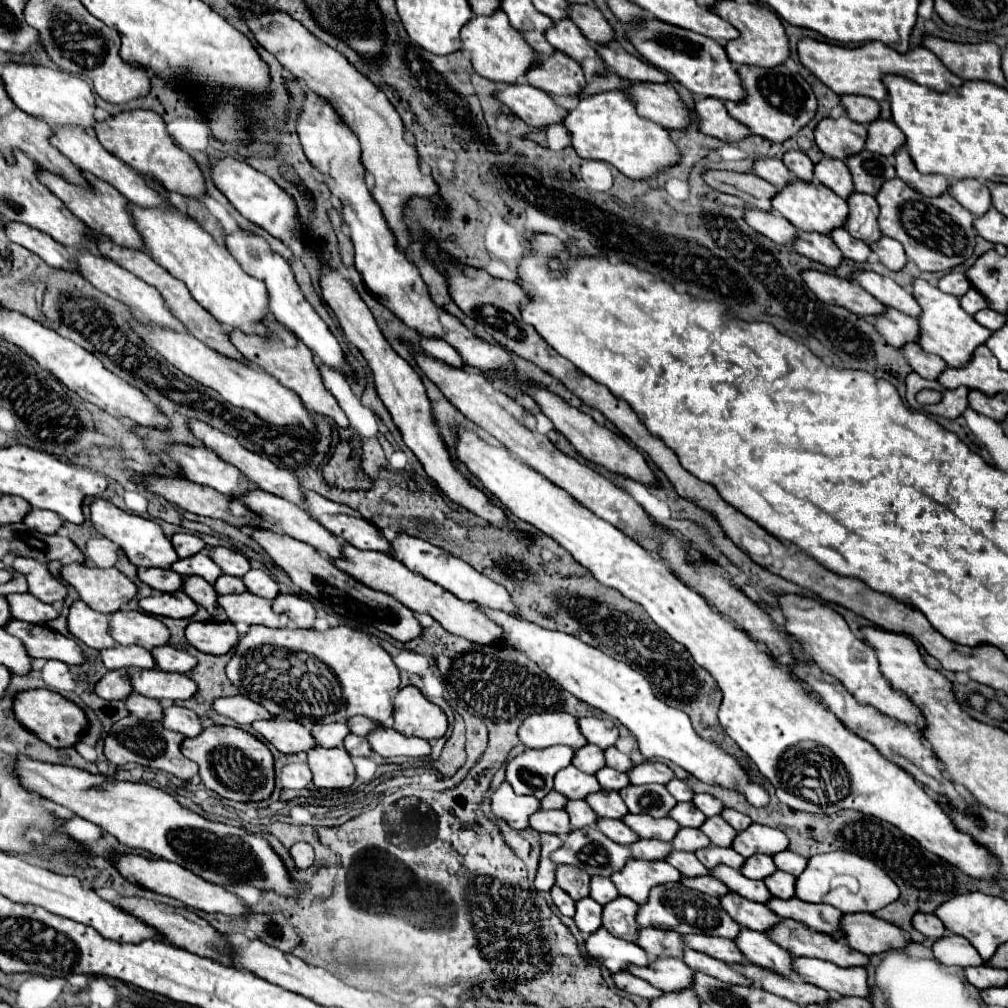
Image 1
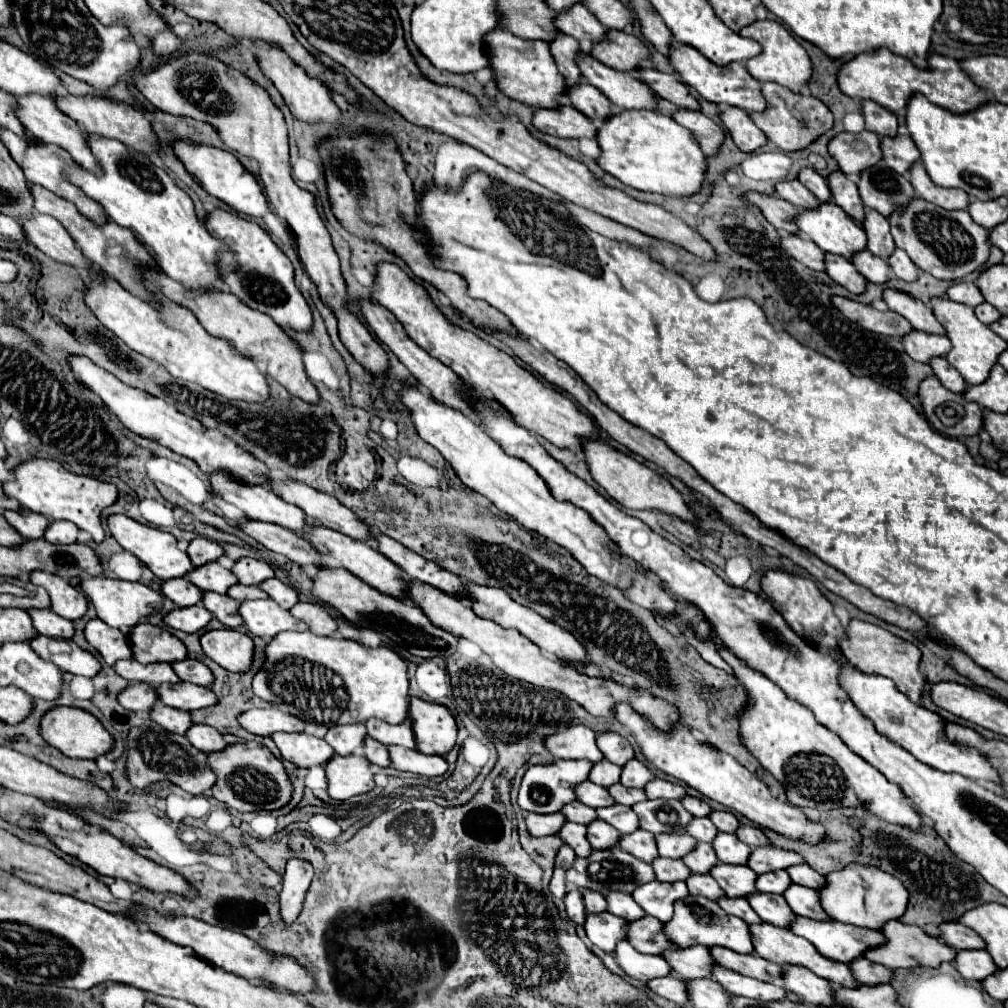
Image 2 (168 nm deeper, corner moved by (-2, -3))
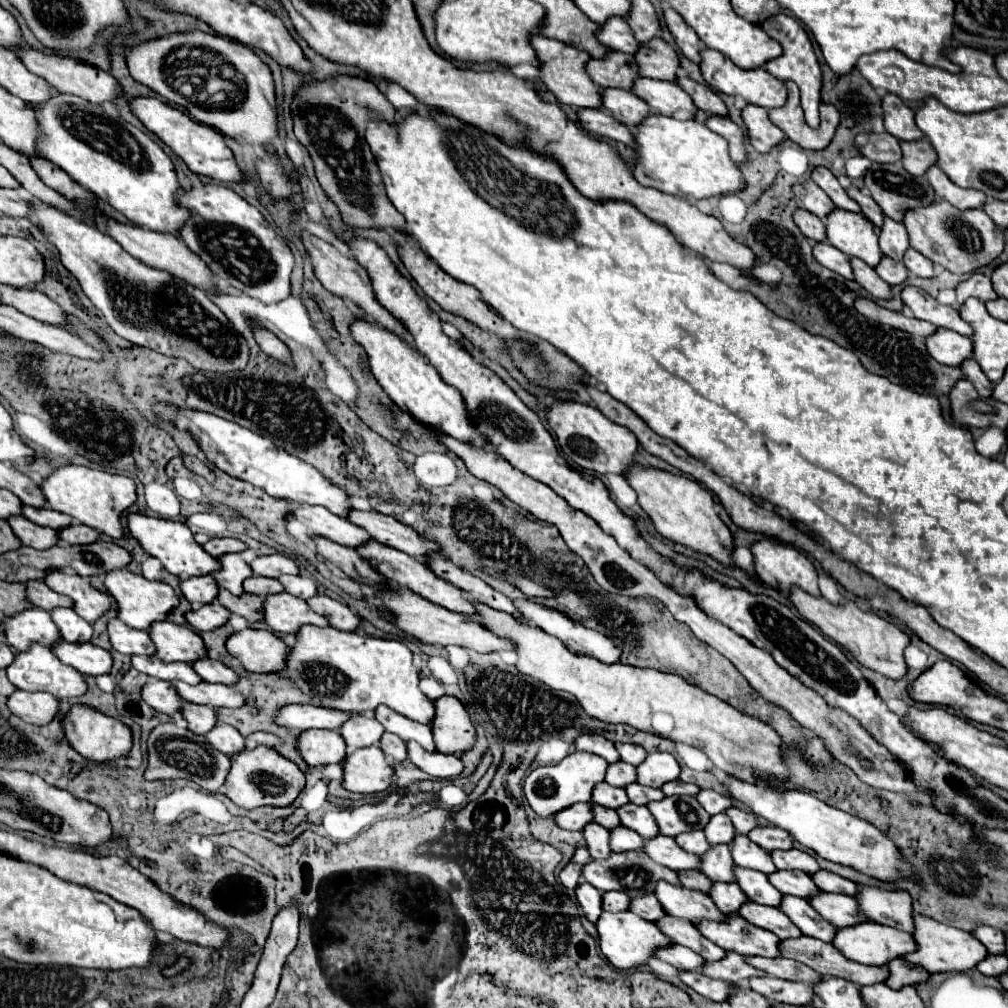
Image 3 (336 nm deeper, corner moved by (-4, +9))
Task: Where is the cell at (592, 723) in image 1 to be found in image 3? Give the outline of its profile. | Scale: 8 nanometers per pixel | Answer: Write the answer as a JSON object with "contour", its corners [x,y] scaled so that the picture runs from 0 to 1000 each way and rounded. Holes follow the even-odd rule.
{"contour":[[[610,738],[610,740],[616,748],[616,754],[622,758],[634,760],[634,756],[638,756],[638,752],[642,752],[640,742],[636,742],[636,740],[630,740],[630,738]]]}

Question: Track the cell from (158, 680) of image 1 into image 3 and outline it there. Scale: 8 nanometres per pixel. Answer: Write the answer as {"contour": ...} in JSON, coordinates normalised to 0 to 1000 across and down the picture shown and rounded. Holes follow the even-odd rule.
{"contour":[[[172,677],[172,679],[184,696],[203,698],[203,700],[211,700],[211,702],[237,702],[237,700],[241,700],[241,688],[237,688],[229,681],[207,679],[207,677],[199,677],[195,681],[186,681],[184,677]]]}

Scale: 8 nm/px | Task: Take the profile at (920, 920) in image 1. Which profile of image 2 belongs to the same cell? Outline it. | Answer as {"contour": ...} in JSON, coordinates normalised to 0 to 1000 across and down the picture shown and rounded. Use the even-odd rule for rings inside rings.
{"contour":[[[936,915],[932,921],[932,931],[945,938],[947,942],[967,942],[967,940],[977,940],[977,935],[959,919],[953,919],[949,915]]]}

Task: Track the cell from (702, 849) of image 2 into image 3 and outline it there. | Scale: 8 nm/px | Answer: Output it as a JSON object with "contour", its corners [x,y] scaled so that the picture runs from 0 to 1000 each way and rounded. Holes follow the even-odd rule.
{"contour":[[[705,839],[697,849],[697,867],[707,875],[731,875],[729,873],[729,855],[725,851],[723,839]]]}

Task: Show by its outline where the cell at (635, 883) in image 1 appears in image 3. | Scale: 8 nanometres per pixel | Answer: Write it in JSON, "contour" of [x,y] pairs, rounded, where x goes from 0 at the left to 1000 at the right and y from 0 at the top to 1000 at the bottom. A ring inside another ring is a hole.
{"contour":[[[654,875],[650,889],[654,891],[660,905],[670,911],[678,911],[684,915],[695,915],[695,913],[719,915],[721,913],[721,907],[717,907],[709,899],[709,895],[705,895],[703,889],[691,883],[684,883],[680,879],[666,879],[664,875]]]}

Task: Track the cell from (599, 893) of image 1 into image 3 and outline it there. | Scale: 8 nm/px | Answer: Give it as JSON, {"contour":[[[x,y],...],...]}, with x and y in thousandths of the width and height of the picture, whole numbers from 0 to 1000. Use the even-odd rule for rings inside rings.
{"contour":[[[642,887],[638,891],[628,891],[626,905],[640,913],[646,913],[646,915],[652,915],[654,911],[660,909],[660,903],[658,903],[658,899],[654,899],[654,893],[650,891],[650,887]]]}

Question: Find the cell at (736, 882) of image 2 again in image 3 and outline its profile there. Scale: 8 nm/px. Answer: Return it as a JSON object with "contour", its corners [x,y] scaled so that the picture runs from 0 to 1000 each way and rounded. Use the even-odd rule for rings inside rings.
{"contour":[[[729,859],[729,869],[731,869],[731,877],[735,879],[735,883],[747,895],[773,901],[773,895],[777,893],[777,887],[773,887],[773,883],[769,883],[769,879],[765,879],[765,875],[759,867],[753,867],[751,863]]]}

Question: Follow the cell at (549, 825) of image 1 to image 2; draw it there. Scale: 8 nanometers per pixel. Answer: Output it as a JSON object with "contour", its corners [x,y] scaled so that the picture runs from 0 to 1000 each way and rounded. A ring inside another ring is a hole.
{"contour":[[[561,815],[561,819],[557,819],[557,823],[555,823],[555,831],[561,837],[564,837],[572,849],[584,849],[588,843],[580,831],[580,819],[576,819],[576,817]]]}

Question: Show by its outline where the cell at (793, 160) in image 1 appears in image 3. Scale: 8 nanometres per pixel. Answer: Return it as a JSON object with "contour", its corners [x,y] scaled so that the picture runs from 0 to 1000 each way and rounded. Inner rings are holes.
{"contour":[[[809,167],[807,169],[807,181],[828,200],[830,206],[836,206],[836,208],[842,208],[842,210],[850,210],[850,212],[854,210],[852,202],[842,196],[842,192],[832,185],[830,177],[820,167]]]}

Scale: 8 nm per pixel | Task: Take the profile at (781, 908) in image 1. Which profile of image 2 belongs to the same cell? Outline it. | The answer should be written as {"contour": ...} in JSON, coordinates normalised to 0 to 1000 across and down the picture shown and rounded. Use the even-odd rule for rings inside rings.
{"contour":[[[787,909],[785,923],[791,929],[801,931],[807,938],[811,938],[811,942],[816,948],[838,954],[838,956],[856,948],[860,940],[876,935],[874,925],[858,923],[852,919],[842,919],[842,917],[830,915],[828,911],[807,913],[807,911]]]}

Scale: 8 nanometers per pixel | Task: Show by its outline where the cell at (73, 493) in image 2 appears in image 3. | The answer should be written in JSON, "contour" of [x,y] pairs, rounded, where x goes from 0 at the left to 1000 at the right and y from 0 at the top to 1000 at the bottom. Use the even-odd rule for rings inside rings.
{"contour":[[[66,460],[66,462],[57,464],[41,480],[41,486],[45,488],[49,504],[63,508],[63,510],[68,510],[78,520],[90,522],[112,536],[120,536],[124,532],[124,524],[120,522],[120,510],[128,502],[132,502],[136,496],[134,478],[128,472],[106,470],[106,468],[98,468],[98,466],[74,462],[74,460]]]}

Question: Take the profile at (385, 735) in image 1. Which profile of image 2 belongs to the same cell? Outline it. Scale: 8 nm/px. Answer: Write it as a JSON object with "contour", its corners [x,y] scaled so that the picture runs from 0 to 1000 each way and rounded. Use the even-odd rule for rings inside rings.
{"contour":[[[386,740],[386,752],[390,762],[418,768],[418,770],[439,770],[443,766],[443,756],[434,748],[418,748],[416,744],[406,744],[400,740]]]}

